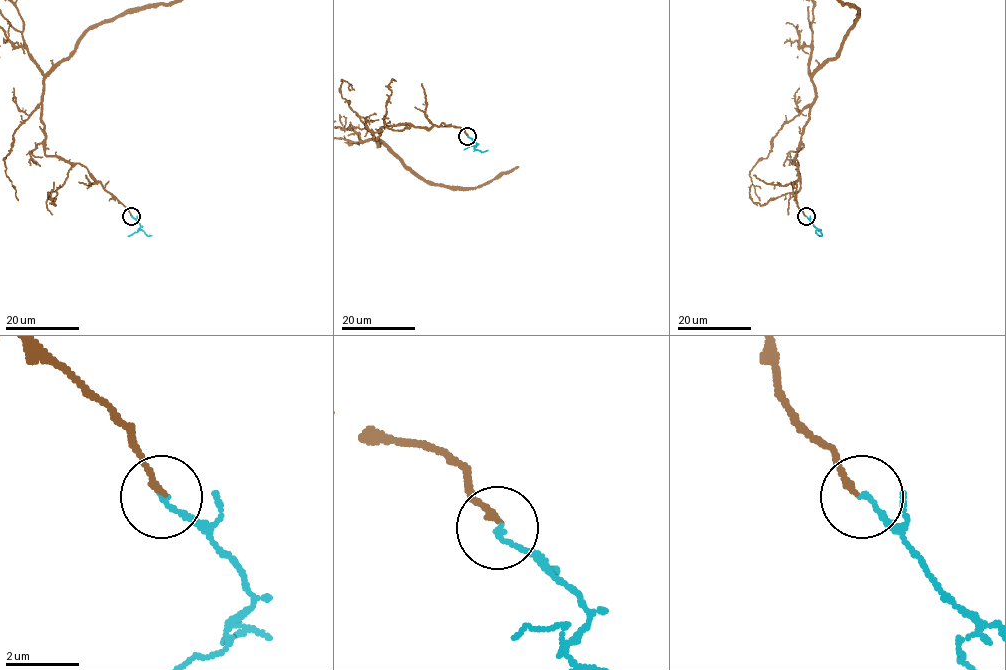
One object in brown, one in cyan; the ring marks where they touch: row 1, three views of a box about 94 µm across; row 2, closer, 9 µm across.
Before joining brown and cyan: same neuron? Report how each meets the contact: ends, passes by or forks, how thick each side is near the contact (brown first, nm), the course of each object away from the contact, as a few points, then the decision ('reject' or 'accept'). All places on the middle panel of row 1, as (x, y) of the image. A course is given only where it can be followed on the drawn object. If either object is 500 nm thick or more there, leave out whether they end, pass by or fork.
brown ends; cyan ends; calibres 170 and 130 nm; course cyan (468, 136), (476, 143), (476, 150), (488, 150); accept

